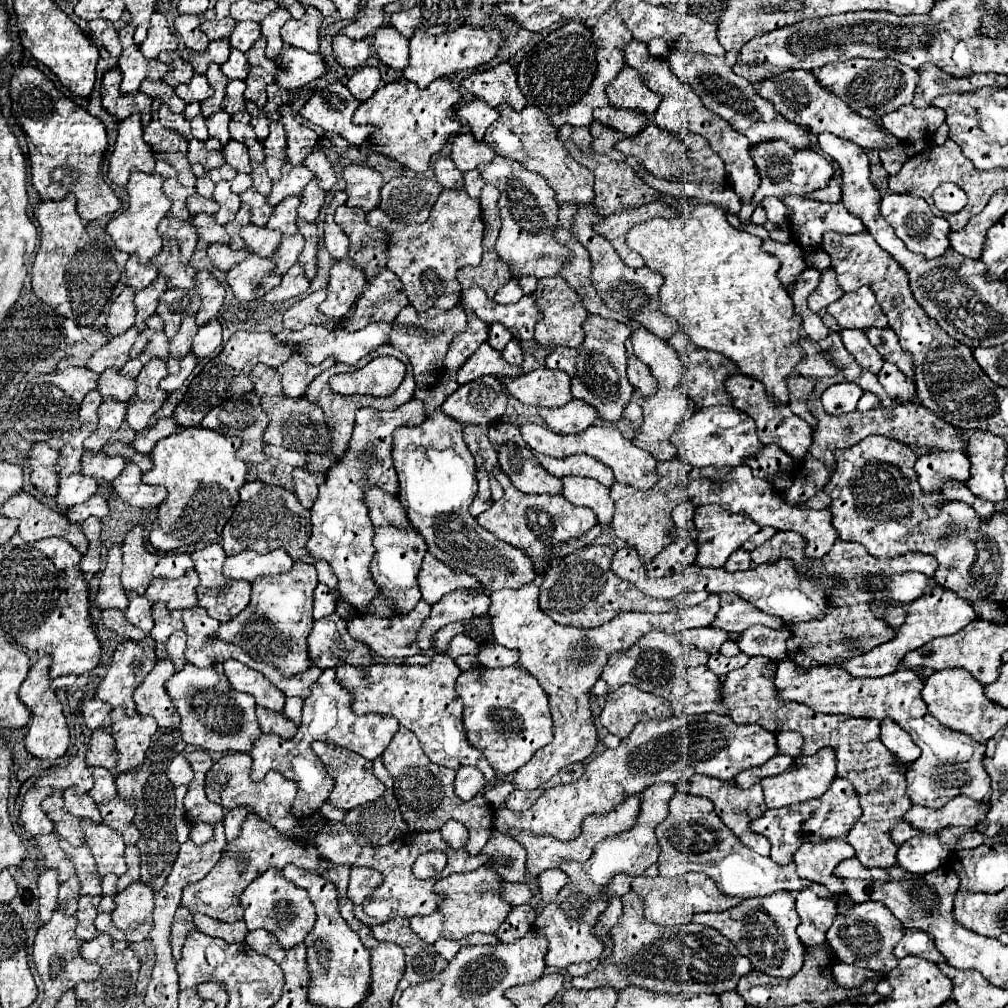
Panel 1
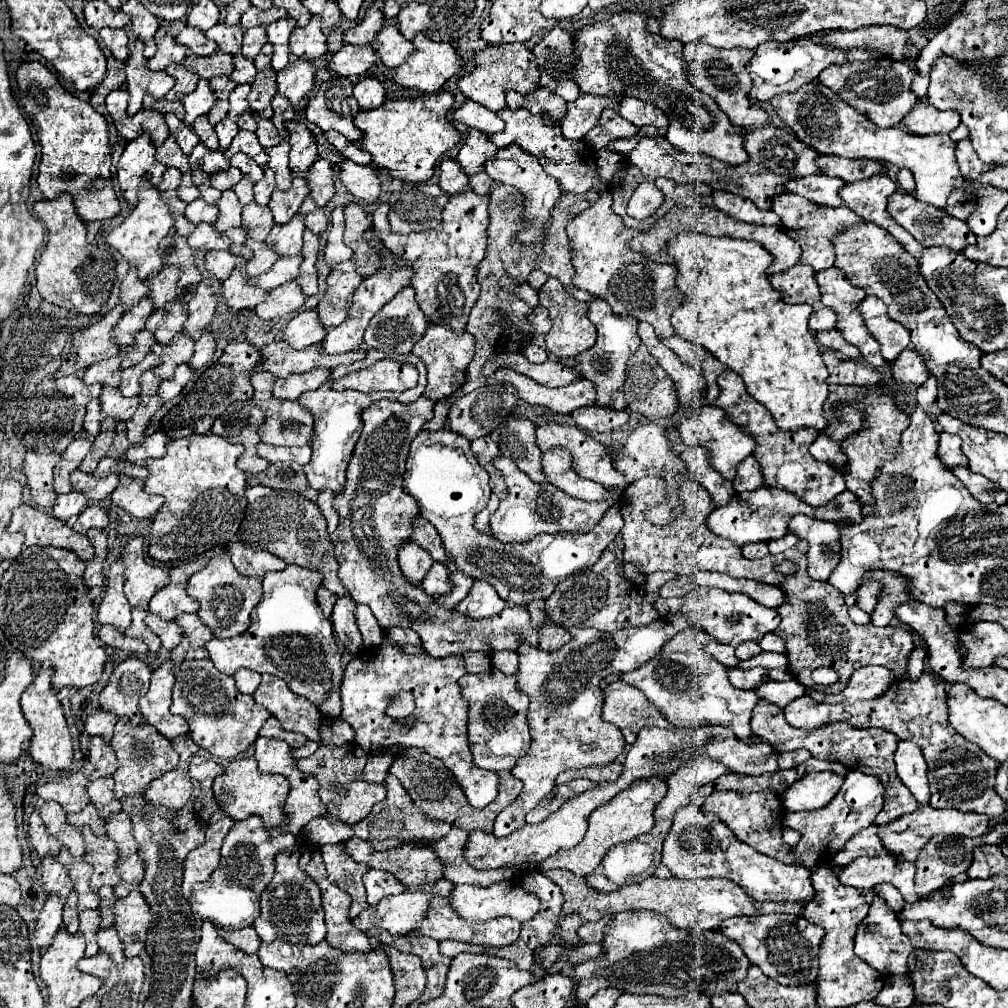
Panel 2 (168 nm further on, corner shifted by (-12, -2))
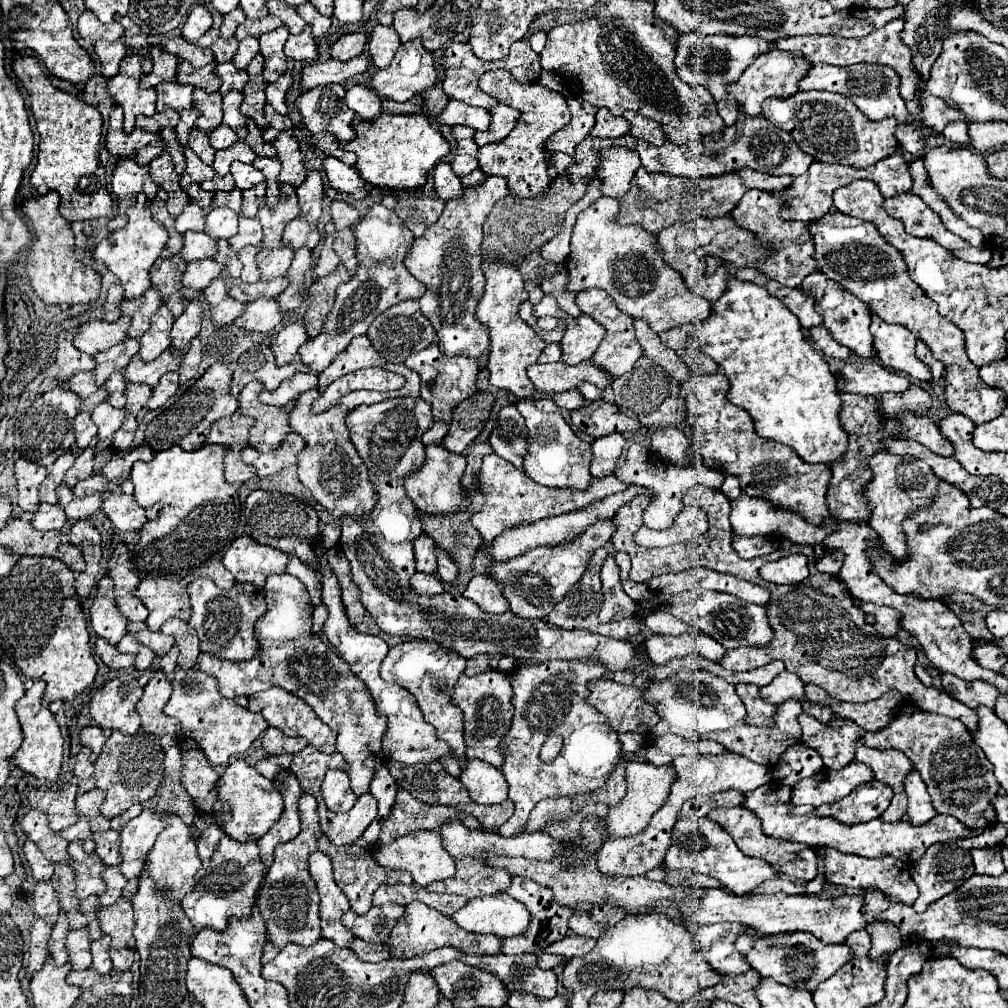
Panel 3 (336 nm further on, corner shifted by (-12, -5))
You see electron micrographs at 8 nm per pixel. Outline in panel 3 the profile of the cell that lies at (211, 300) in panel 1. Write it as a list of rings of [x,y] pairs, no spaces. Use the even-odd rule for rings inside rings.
[[[200,300],[188,302],[186,310],[176,318],[176,322],[174,322],[172,330],[170,330],[172,346],[178,348],[182,354],[190,348],[190,340],[194,336],[198,336],[198,332],[200,332],[202,312],[204,312],[204,306],[202,306]]]

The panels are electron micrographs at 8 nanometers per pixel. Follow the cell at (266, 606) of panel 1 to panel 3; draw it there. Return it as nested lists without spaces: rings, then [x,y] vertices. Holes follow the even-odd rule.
[[[274,574],[264,584],[266,614],[256,622],[258,652],[250,660],[222,660],[212,652],[198,656],[198,668],[218,678],[218,690],[226,698],[250,696],[254,692],[280,686],[302,698],[336,734],[336,750],[348,762],[348,776],[356,796],[368,792],[376,764],[382,764],[380,742],[386,732],[386,718],[376,714],[376,704],[362,680],[358,680],[344,658],[332,652],[318,634],[312,632],[312,608],[306,586],[292,574]]]

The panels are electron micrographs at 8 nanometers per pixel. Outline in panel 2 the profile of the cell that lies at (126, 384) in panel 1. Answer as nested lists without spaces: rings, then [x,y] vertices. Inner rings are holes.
[[[102,387],[100,393],[102,413],[106,417],[114,417],[118,425],[126,423],[134,415],[134,411],[138,409],[138,401],[140,401],[138,397],[122,397],[114,387]]]

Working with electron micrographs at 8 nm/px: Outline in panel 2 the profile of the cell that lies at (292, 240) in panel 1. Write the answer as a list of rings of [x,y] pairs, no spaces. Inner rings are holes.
[[[302,255],[296,257],[282,257],[278,259],[270,271],[258,275],[258,277],[248,277],[248,283],[260,289],[276,289],[280,285],[284,285],[286,281],[294,281],[298,277],[298,267],[302,263]]]

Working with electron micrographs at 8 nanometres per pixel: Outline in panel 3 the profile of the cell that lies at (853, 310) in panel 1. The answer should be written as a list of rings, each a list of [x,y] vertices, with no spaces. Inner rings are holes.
[[[872,314],[870,332],[874,336],[876,356],[886,368],[904,372],[920,382],[930,380],[930,370],[914,356],[916,336],[910,330],[898,324],[886,324],[876,314]]]

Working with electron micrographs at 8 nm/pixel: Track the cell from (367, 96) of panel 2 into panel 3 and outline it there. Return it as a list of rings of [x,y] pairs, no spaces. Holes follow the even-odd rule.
[[[356,84],[346,92],[346,104],[362,120],[374,120],[380,116],[380,96],[364,84]]]

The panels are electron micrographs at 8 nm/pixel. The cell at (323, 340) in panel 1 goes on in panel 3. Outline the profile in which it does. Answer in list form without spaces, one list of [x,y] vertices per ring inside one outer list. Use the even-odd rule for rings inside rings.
[[[258,346],[258,348],[244,352],[234,362],[234,380],[232,380],[230,392],[234,396],[238,396],[240,390],[252,380],[262,382],[264,388],[268,388],[268,390],[276,390],[282,380],[292,378],[294,374],[306,372],[306,370],[310,370],[310,366],[304,364],[300,358],[290,364],[278,366],[274,352],[268,346]]]

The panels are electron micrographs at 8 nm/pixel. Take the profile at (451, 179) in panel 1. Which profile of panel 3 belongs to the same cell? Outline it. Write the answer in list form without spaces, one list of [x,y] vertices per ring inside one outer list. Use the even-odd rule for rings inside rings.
[[[440,162],[436,166],[436,170],[434,170],[434,188],[436,188],[436,196],[440,196],[442,200],[460,198],[464,194],[460,178],[452,172],[452,166],[448,162]]]

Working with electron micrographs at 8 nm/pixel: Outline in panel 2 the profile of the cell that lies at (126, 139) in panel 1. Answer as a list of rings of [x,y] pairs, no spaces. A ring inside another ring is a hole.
[[[142,133],[126,145],[116,165],[118,169],[116,179],[120,185],[120,193],[128,201],[130,207],[138,203],[138,187],[142,179],[148,179],[154,187],[158,187],[162,173],[166,171],[166,167],[154,159],[154,153],[156,149],[150,141],[150,135]]]

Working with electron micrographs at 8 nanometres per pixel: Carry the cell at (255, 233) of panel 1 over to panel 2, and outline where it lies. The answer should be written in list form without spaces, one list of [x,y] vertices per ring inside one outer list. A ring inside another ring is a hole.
[[[248,239],[246,245],[252,249],[252,259],[246,263],[248,275],[262,275],[276,263],[278,255],[266,243],[258,243],[258,241]]]

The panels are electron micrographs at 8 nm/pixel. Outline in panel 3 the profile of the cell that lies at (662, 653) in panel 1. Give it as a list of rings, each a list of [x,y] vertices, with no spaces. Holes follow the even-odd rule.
[[[676,672],[666,680],[650,680],[646,688],[642,688],[642,698],[650,704],[654,704],[654,710],[660,716],[660,722],[654,726],[654,734],[678,734],[688,740],[716,740],[724,744],[730,752],[746,756],[754,760],[756,764],[774,766],[774,760],[790,748],[794,742],[800,742],[800,724],[796,722],[796,716],[802,712],[802,704],[794,698],[788,698],[786,702],[776,706],[774,714],[774,728],[764,726],[750,726],[744,716],[746,708],[742,708],[742,700],[738,700],[736,690],[726,680],[706,672]]]

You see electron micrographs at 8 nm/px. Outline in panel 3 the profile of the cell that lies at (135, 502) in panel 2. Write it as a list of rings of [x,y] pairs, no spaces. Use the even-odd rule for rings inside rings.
[[[104,492],[104,502],[102,510],[110,518],[110,522],[118,530],[140,530],[146,520],[154,518],[160,510],[160,506],[152,508],[142,508],[134,500],[132,494],[114,494],[114,492]]]

